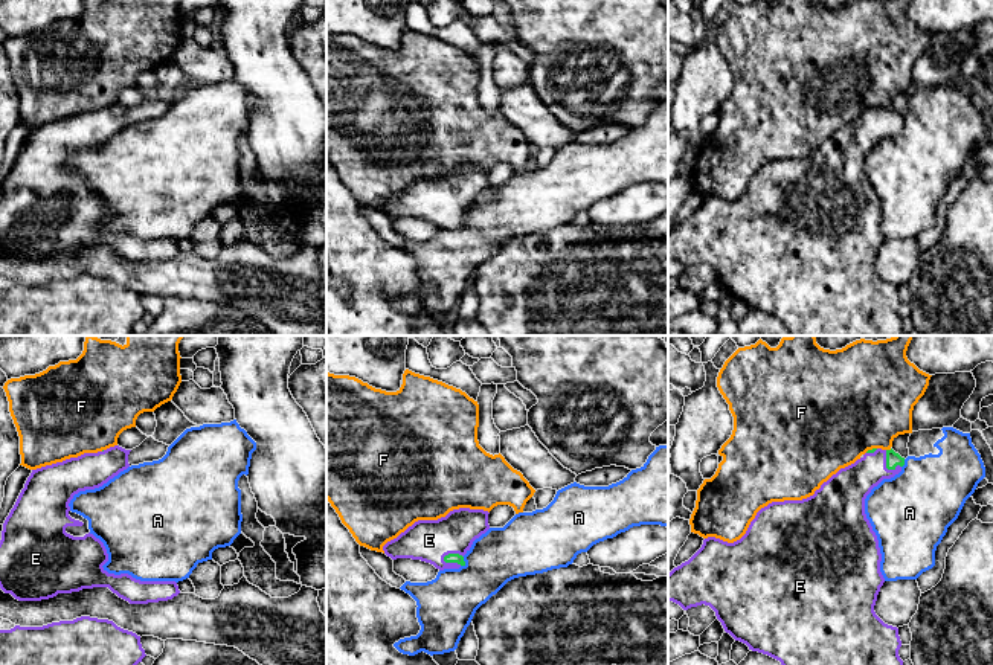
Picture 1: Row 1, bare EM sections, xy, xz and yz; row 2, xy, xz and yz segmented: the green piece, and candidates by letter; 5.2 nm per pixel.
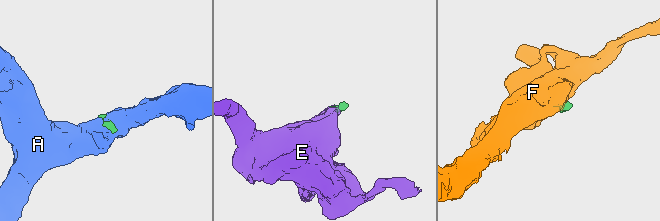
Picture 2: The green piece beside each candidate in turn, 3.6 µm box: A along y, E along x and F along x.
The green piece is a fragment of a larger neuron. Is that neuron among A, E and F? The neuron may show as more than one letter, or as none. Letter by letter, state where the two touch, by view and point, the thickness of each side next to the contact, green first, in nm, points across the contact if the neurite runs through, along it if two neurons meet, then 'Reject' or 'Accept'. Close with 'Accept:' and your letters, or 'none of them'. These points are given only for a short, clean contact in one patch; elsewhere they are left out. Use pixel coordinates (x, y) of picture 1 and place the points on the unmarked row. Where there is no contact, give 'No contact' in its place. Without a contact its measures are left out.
A: Touches green at xz (464, 220). Thickness 50 nm (green) against 300 nm. Boundary: xz (462, 215), (464, 221), (461, 224). Reject
E: Touches green at xz (452, 220). Thickness 50 nm (green) against 220 nm. Accept
F: Touches green at yz (888, 109). Thickness 80 nm (green) against 420 nm. Boundary: yz (891, 107), (886, 109). Reject
Accept: E

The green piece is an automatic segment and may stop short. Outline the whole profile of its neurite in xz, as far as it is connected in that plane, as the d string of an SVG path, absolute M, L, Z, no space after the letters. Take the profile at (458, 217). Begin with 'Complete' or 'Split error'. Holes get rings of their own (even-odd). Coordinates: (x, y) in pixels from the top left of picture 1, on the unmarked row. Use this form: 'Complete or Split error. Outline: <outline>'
Split error. Outline: M459 166L438 178L418 178L387 200L383 209L392 218L412 217L436 227L465 224L464 214L473 200L490 188L488 169Z

